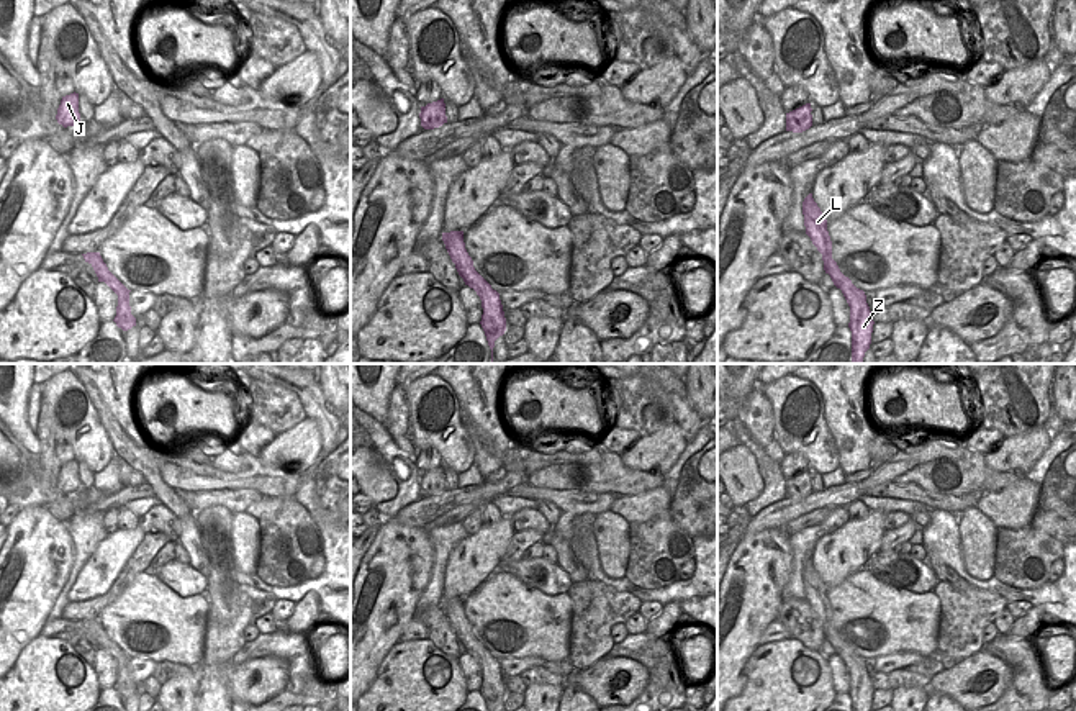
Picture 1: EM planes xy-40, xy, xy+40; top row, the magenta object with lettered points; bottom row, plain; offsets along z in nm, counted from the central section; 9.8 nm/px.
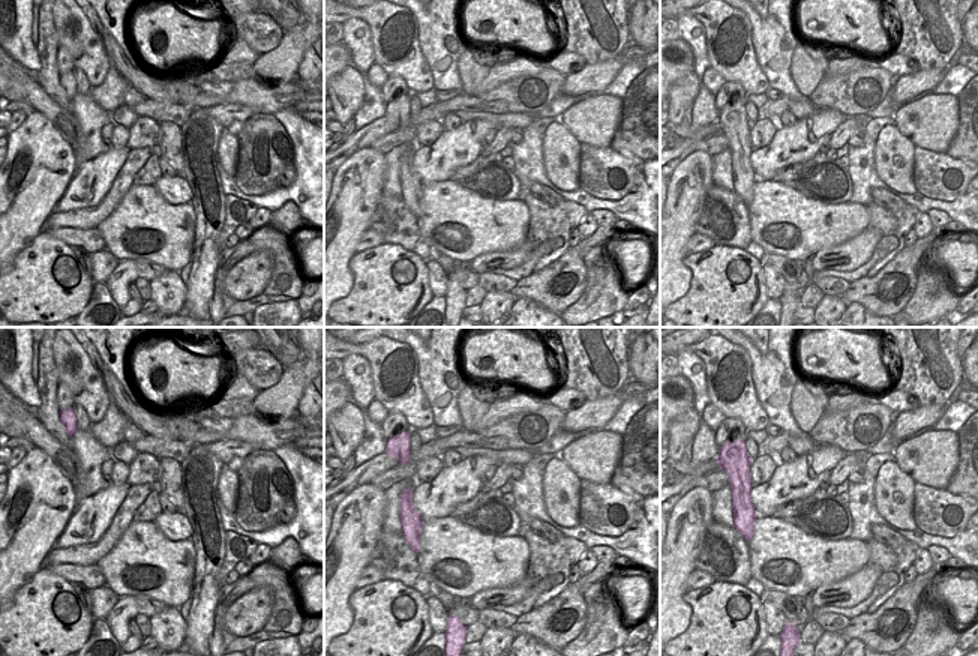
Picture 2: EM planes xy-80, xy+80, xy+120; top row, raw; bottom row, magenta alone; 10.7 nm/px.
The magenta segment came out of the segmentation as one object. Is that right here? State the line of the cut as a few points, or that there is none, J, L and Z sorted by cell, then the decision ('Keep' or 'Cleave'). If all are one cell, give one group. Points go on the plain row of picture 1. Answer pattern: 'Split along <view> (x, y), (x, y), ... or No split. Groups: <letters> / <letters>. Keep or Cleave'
No split. Groups: J L Z. Keep.

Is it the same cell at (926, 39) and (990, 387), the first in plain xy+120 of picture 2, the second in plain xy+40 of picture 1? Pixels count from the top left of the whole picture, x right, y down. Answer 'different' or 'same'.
same

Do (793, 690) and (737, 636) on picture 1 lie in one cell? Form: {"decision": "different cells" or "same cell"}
{"decision": "different cells"}

